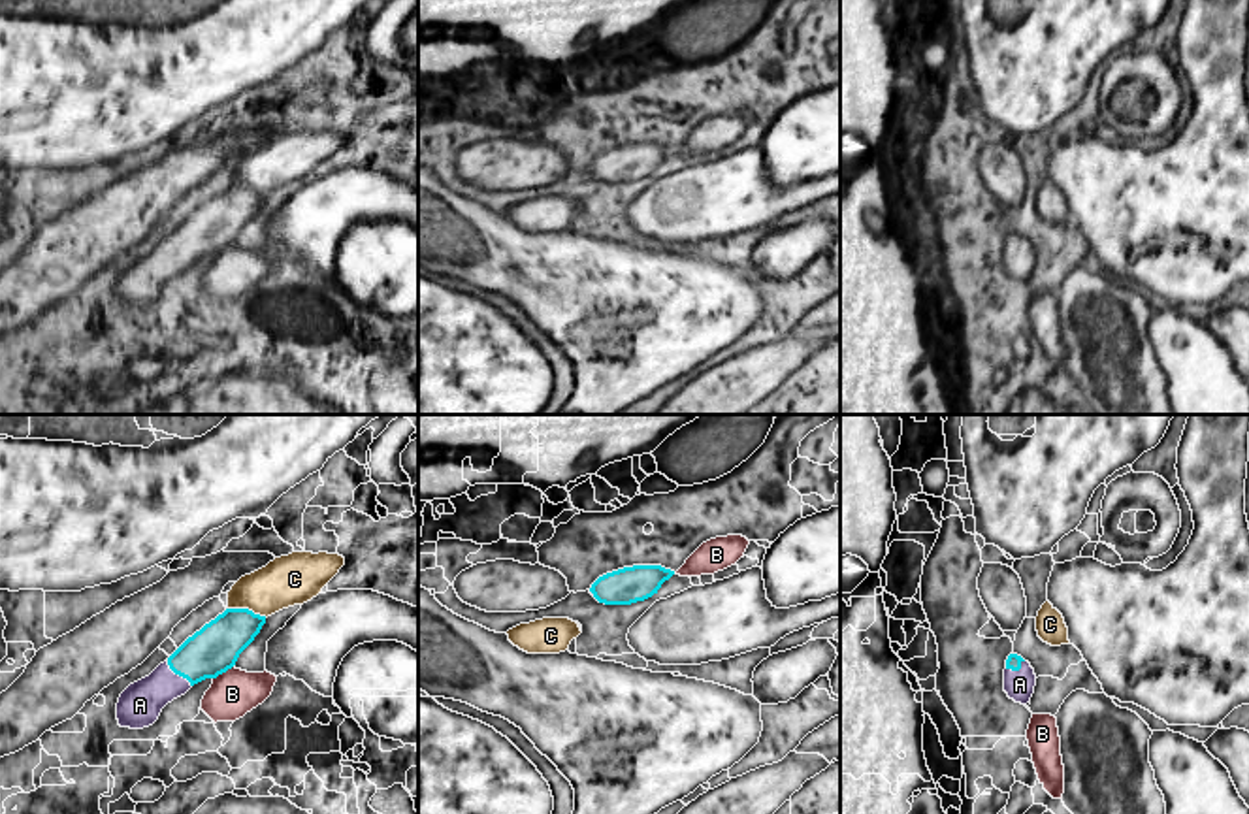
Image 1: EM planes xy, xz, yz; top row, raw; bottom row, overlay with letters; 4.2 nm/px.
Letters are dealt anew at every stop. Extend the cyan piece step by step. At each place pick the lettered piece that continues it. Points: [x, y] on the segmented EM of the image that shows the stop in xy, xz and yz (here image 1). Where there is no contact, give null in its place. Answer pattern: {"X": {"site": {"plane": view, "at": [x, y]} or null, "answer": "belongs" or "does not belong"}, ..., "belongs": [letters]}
{"A": {"site": {"plane": "xy", "at": [179, 675]}, "answer": "belongs"}, "B": {"site": {"plane": "xy", "at": [223, 671]}, "answer": "does not belong"}, "C": {"site": {"plane": "xy", "at": [247, 609]}, "answer": "does not belong"}, "belongs": ["A"]}

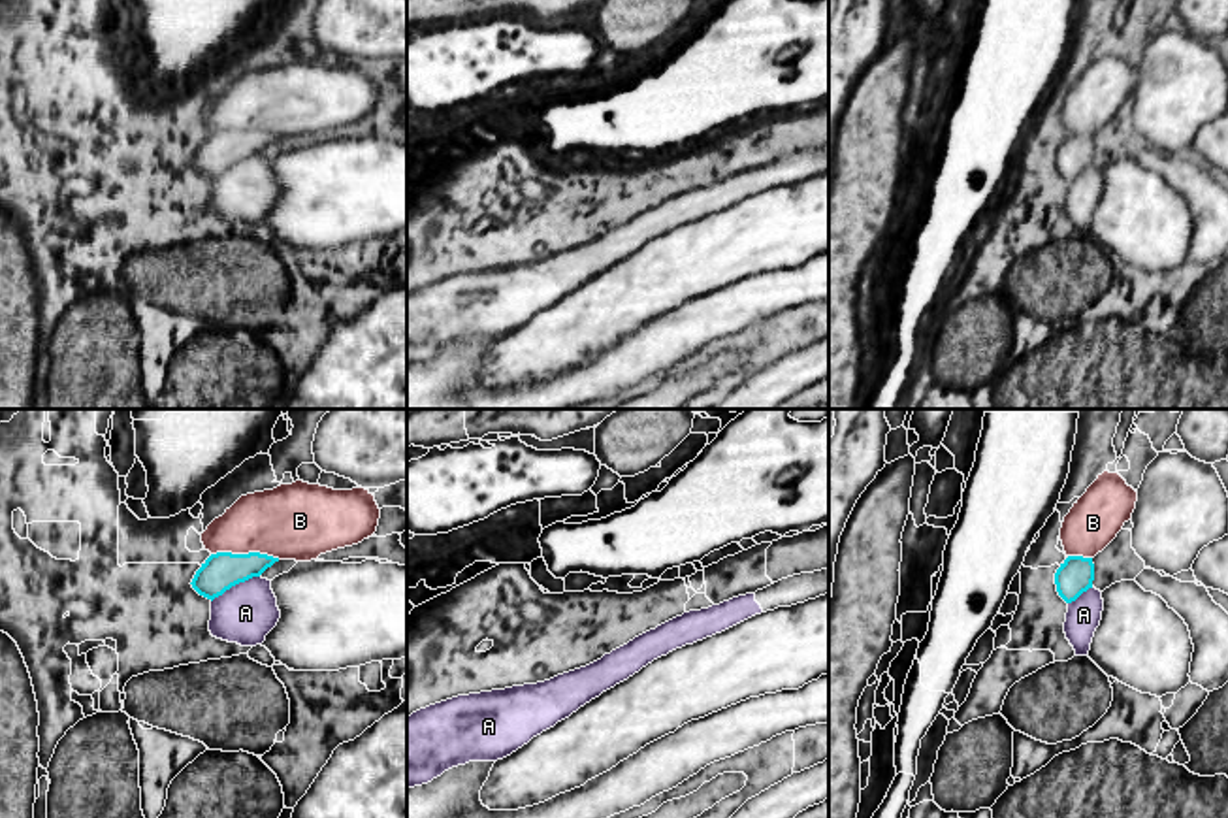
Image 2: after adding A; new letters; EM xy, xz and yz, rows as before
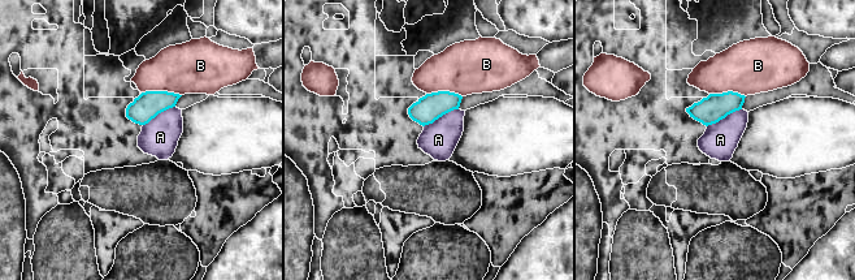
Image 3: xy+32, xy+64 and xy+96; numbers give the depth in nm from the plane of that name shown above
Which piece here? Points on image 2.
{"A": {"site": {"plane": "xy", "at": [234, 585]}, "answer": "does not belong"}, "B": {"site": {"plane": "xy", "at": [245, 555]}, "answer": "does not belong"}, "belongs": []}

